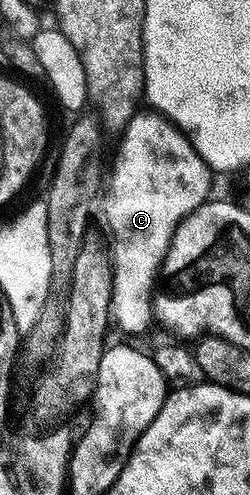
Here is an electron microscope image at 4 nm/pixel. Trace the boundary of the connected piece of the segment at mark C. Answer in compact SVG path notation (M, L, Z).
M146 110L145 113L142 111L140 115L134 114L129 123L125 125L123 131L120 133L121 145L117 148L117 161L112 161L111 171L107 176L107 183L103 188L103 195L99 200L99 216L105 219L105 228L109 231L109 246L107 245L108 255L111 257L111 265L113 272L113 296L112 296L112 309L111 309L111 320L114 325L117 324L125 332L130 332L131 335L137 336L140 332L145 332L149 328L149 323L154 323L155 313L153 310L153 297L155 295L155 289L159 284L159 273L162 264L165 262L165 255L169 253L169 247L173 241L173 235L175 230L183 222L183 218L187 218L193 213L193 211L201 204L206 203L210 199L211 193L209 193L209 187L213 184L215 179L214 173L209 167L203 162L200 151L191 146L189 139L179 131L177 127L166 120L160 113Z

